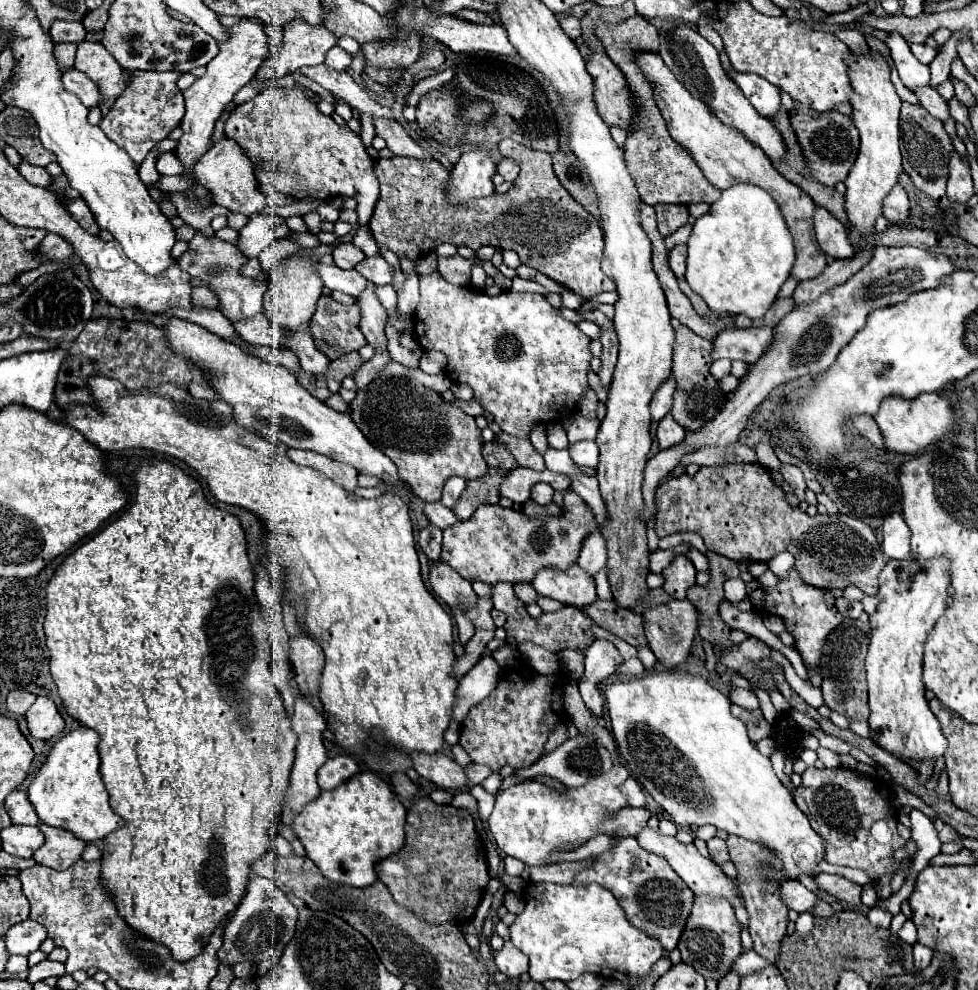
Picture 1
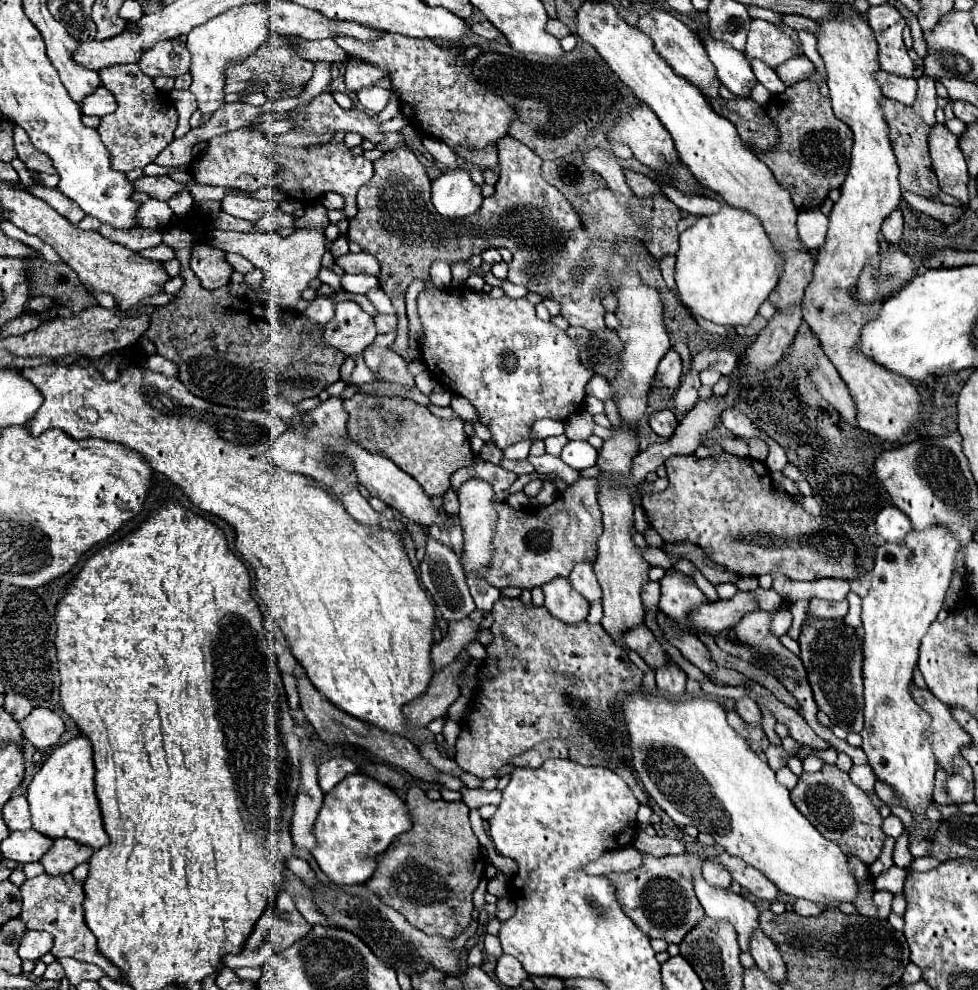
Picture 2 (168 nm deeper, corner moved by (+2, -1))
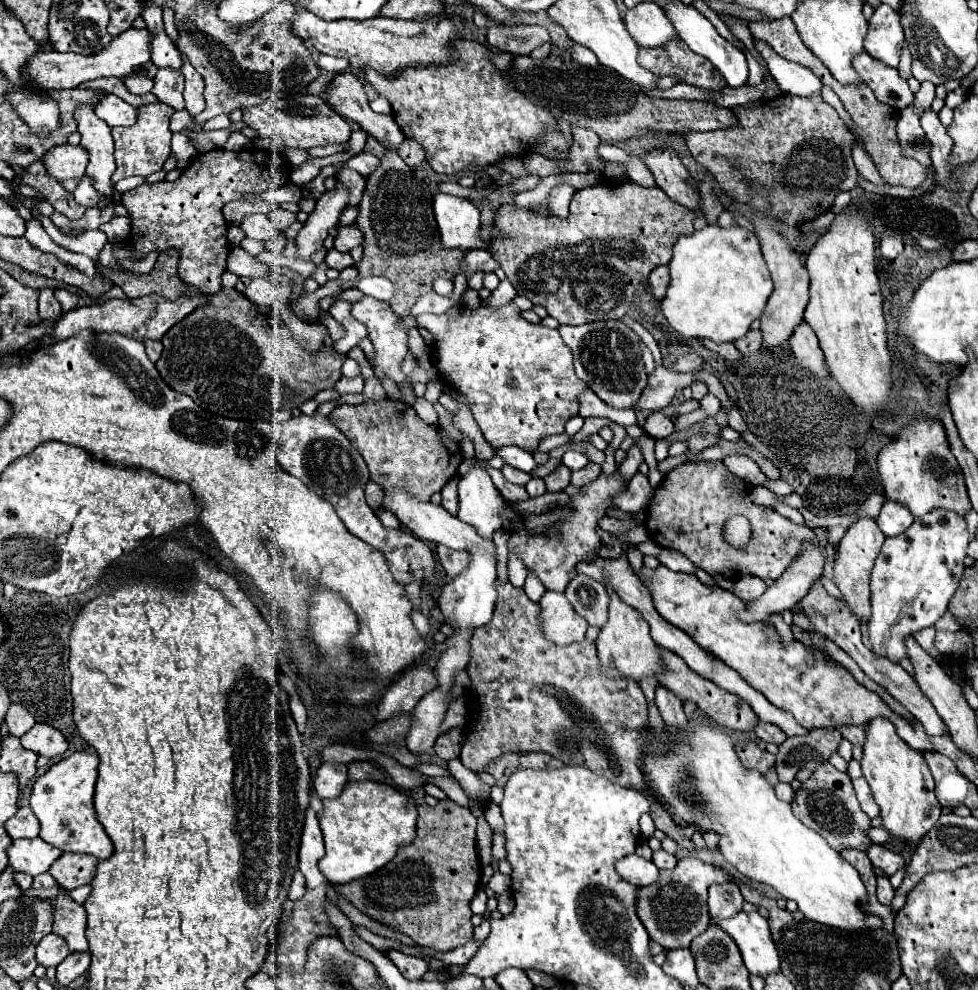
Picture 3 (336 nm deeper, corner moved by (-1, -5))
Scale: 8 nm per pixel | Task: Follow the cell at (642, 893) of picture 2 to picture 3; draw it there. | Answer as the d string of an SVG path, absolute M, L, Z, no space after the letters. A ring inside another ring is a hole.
M696 857L680 859L678 865L670 871L660 871L656 883L638 889L638 917L646 927L652 941L660 943L666 951L678 947L690 947L692 939L704 933L710 925L706 893L712 883L726 883L726 875Z

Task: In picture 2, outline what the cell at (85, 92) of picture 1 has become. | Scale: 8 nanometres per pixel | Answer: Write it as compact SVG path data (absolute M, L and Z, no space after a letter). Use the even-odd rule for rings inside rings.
M101 85L101 87L97 87L93 93L89 93L89 95L83 97L81 107L83 107L83 113L85 113L85 115L103 117L103 115L113 113L113 111L117 109L117 103L115 103L113 93Z

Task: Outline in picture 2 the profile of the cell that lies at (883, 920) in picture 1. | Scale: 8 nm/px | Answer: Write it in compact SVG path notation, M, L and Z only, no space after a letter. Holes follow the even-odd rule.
M875 891L873 895L873 901L875 901L875 907L877 907L877 913L879 913L879 919L887 919L889 913L891 913L891 901L893 901L893 893L891 891Z

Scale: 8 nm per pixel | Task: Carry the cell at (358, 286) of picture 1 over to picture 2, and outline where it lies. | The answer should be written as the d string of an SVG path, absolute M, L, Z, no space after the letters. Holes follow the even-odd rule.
M343 273L341 275L341 287L349 293L367 293L369 289L379 287L379 281L371 275L349 275Z

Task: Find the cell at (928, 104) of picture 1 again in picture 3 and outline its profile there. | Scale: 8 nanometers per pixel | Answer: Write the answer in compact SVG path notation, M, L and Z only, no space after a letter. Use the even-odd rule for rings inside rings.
M866 51L852 59L854 71L864 79L880 103L886 103L894 109L904 109L912 103L914 95L908 89L908 83L900 79L894 67L884 65L882 61L870 57Z

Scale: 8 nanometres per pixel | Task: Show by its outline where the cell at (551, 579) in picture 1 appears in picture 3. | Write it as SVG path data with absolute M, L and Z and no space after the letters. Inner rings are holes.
M546 591L540 605L540 629L544 637L556 645L570 645L574 641L584 641L588 623L572 611L572 605L568 599L564 599L564 593Z

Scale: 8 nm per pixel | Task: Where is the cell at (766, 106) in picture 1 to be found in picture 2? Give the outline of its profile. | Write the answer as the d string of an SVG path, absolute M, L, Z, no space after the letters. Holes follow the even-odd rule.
M711 37L701 39L709 59L713 61L717 69L717 77L721 83L737 97L749 97L751 89L757 85L757 77L751 71L751 65L745 63L745 55L741 51L735 51L723 41L715 41Z

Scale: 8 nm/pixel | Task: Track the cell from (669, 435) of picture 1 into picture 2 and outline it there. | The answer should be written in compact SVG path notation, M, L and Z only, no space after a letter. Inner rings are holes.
M665 409L665 411L659 411L659 413L653 413L649 417L649 425L651 429L659 435L659 437L665 437L669 439L677 427L677 417L673 415L673 411Z

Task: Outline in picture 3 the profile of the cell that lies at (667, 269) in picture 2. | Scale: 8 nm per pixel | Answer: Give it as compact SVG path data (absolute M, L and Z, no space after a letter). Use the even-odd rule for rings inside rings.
M662 265L662 267L656 267L652 273L650 273L650 277L648 277L648 285L650 285L650 291L652 291L652 295L656 297L656 299L662 299L662 295L664 295L664 291L666 291L666 287L668 287L668 267L666 265Z

